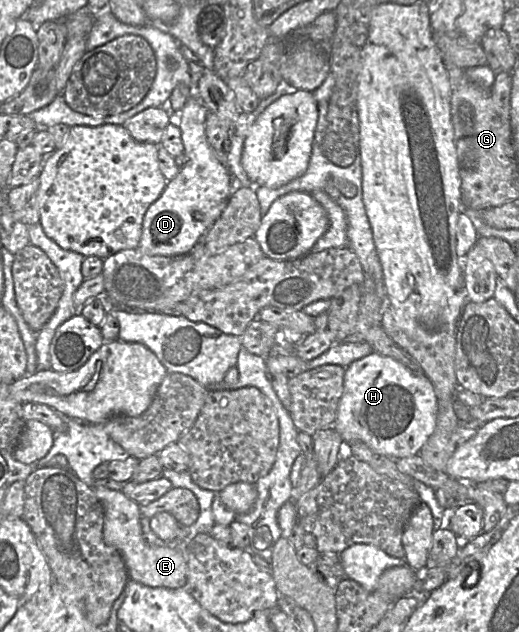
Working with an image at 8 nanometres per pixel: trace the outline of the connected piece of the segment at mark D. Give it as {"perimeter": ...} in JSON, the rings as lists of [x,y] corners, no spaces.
{"perimeter":[[[191,96],[174,120],[181,130],[186,163],[178,175],[168,181],[161,196],[147,209],[139,248],[144,254],[179,256],[189,254],[200,238],[221,216],[234,190],[235,182],[228,167],[214,156],[207,142],[205,122],[208,109],[196,97]]]}

